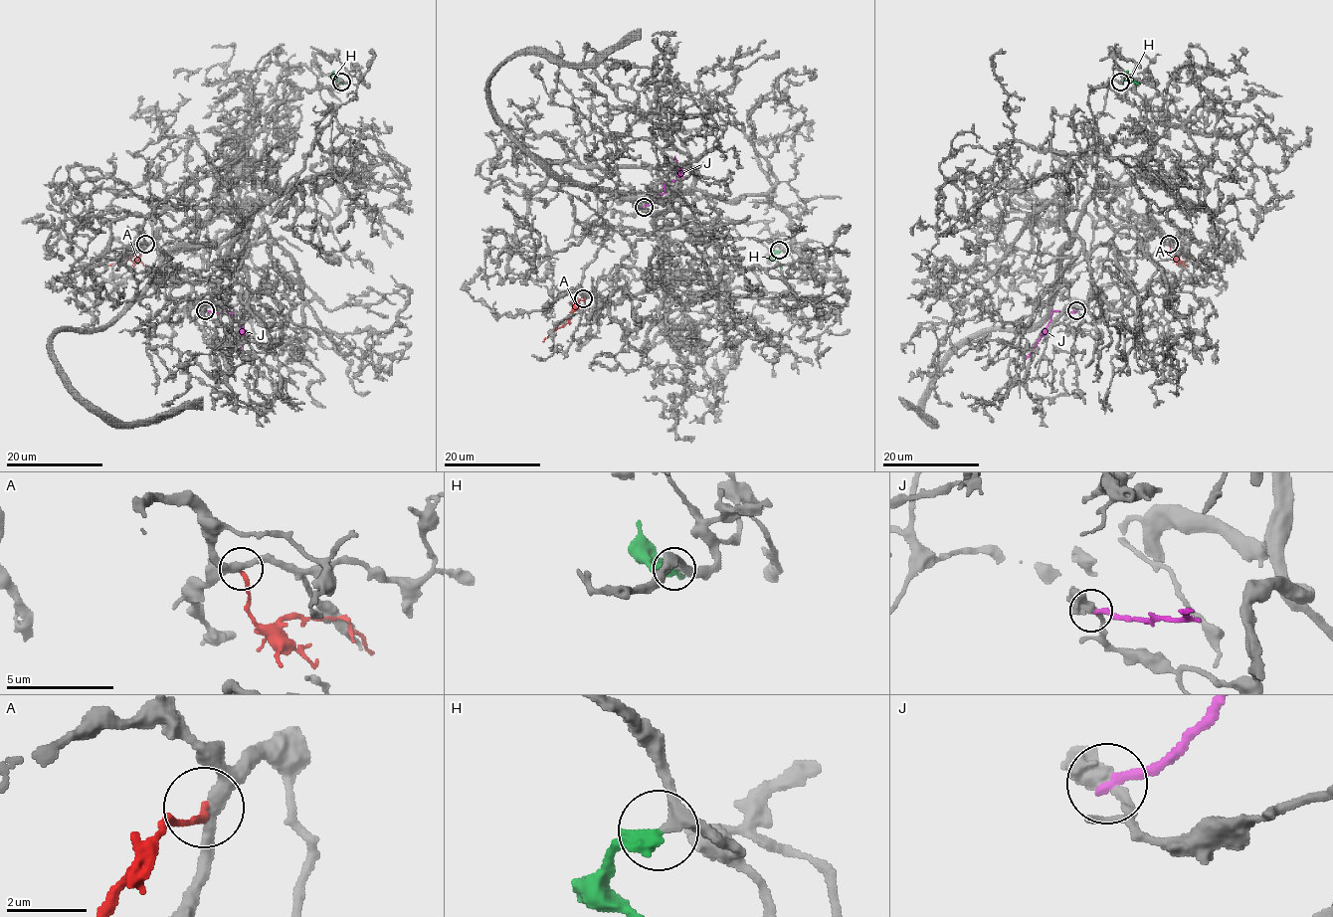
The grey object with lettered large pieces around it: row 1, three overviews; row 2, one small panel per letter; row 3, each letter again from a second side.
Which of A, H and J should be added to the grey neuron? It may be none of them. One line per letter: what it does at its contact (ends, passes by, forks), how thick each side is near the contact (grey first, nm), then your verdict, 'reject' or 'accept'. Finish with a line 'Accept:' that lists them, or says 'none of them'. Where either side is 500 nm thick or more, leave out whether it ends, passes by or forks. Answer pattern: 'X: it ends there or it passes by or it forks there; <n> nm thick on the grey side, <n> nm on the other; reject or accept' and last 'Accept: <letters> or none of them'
A: it ends there; 320 nm thick on the grey side, 160 nm on the other; reject
H: it ends there; 280 nm thick on the grey side, 440 nm on the other; accept
J: it ends there; 400 nm thick on the grey side, 240 nm on the other; reject
Accept: H

